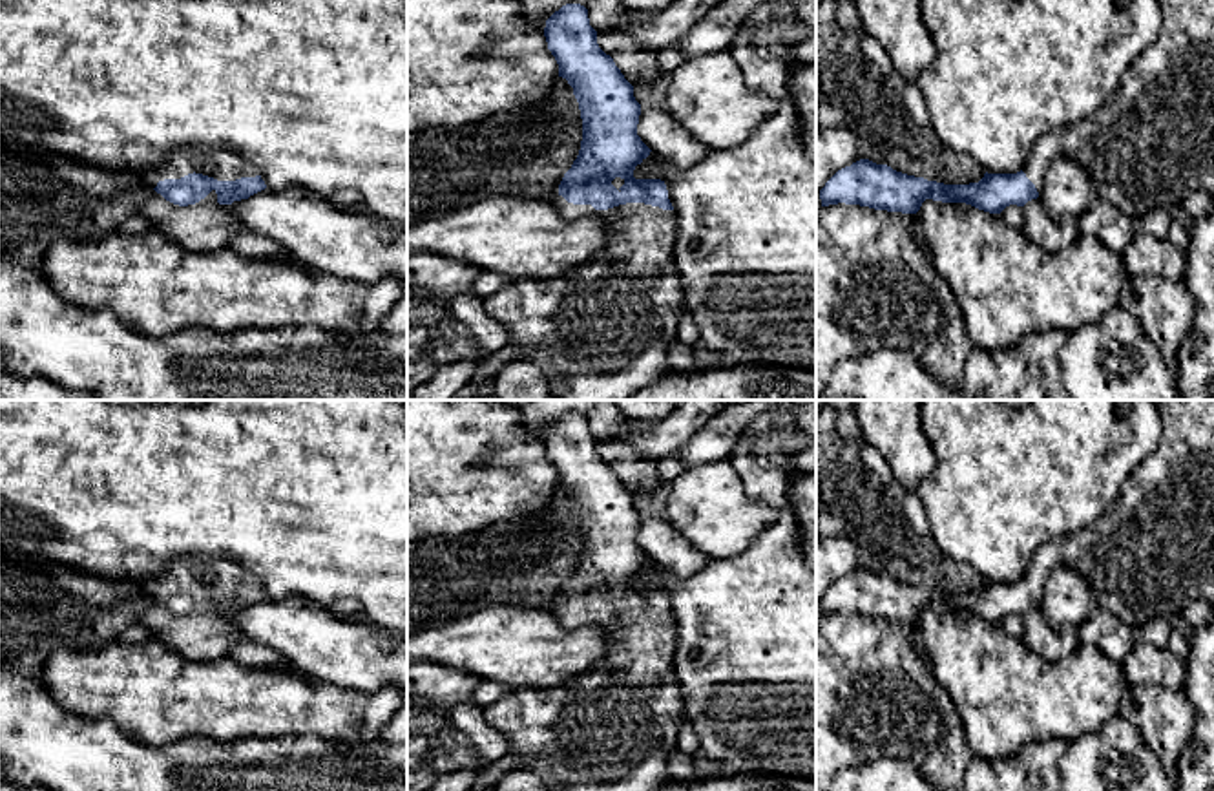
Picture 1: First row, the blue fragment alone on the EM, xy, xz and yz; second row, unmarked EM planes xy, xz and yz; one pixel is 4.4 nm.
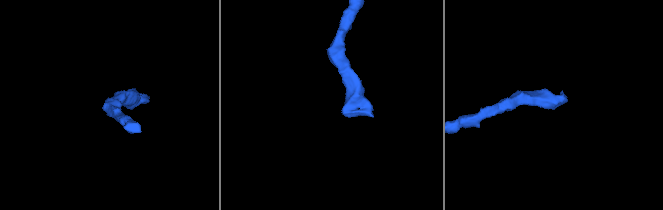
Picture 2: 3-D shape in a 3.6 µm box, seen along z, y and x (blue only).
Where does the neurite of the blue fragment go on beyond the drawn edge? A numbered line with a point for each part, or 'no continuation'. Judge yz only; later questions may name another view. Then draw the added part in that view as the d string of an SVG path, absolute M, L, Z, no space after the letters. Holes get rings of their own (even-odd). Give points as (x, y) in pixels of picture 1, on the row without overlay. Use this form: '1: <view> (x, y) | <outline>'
1: yz (1151, 554) | M1214 400L1152 402L1163 424L1163 437L1154 455L1134 469L1097 522L1081 533L1044 543L1022 577L1041 601L1053 568L1068 566L1086 579L1101 610L1114 614L1136 632L1150 619L1172 617L1190 601L1203 599L1214 605Z

